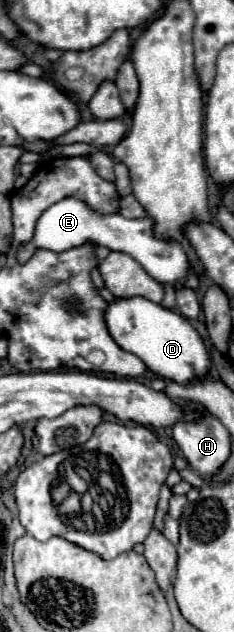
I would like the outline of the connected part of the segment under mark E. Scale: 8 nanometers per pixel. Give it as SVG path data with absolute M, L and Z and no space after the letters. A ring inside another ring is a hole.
M65 197L65 199L57 201L55 205L51 205L47 211L43 211L43 215L37 221L33 241L19 247L19 261L25 263L31 257L31 253L39 247L61 253L61 251L91 243L91 245L99 245L99 247L107 247L111 251L131 255L159 283L181 285L185 281L187 273L191 271L191 265L189 265L189 259L187 259L183 245L175 243L175 241L155 239L153 237L153 223L149 217L127 219L127 217L121 217L121 215L115 217L115 215L117 213L109 213L109 215L99 213L77 197Z

